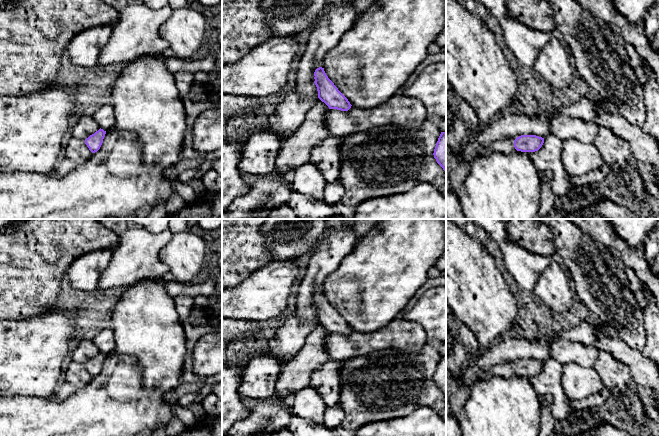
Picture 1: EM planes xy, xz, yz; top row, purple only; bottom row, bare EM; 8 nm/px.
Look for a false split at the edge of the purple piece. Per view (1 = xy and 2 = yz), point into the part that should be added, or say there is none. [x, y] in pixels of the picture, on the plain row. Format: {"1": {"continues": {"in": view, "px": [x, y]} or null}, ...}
{"1": {"continues": null}, "2": {"continues": {"in": "yz", "px": [457, 393]}}}

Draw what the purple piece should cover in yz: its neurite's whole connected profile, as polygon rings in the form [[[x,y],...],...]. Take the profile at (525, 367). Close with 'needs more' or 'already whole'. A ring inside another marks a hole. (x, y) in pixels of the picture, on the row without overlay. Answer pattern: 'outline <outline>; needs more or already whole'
outline [[[521,359],[515,364],[499,364],[487,370],[477,380],[471,384],[462,385],[457,377],[448,374],[446,376],[446,395],[449,398],[452,414],[458,415],[467,401],[472,386],[480,380],[487,380],[493,376],[511,377],[513,375],[535,376],[544,367],[544,362],[536,359]]]; needs more

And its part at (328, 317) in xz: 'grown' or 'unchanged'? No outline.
unchanged

